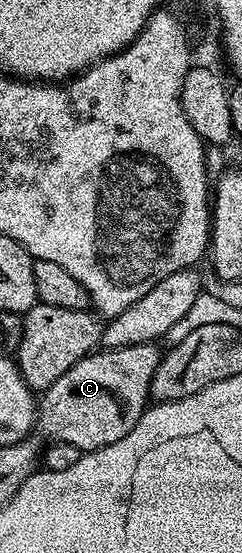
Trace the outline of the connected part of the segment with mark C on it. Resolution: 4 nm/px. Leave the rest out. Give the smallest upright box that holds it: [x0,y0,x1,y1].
[36,344,162,452]

